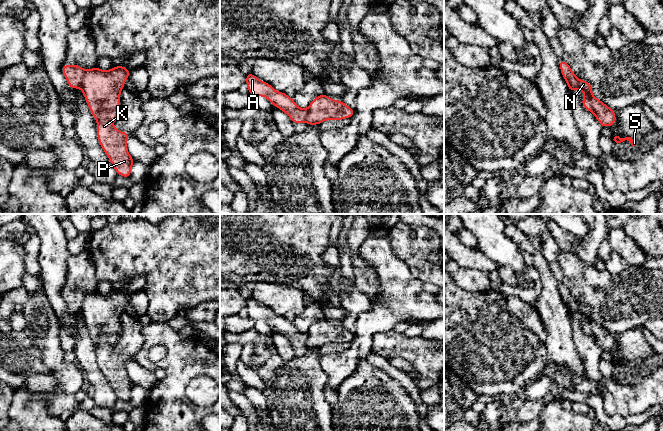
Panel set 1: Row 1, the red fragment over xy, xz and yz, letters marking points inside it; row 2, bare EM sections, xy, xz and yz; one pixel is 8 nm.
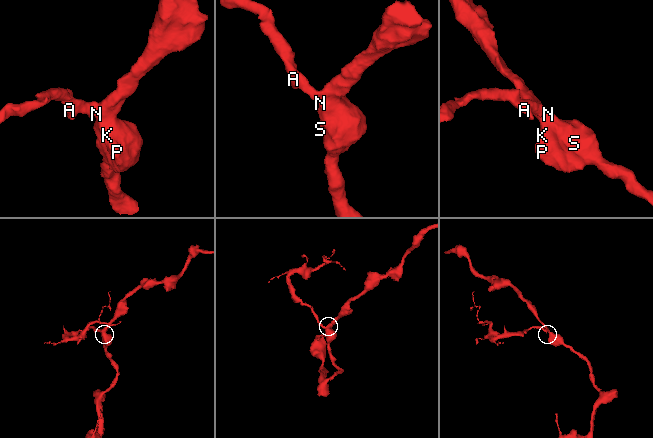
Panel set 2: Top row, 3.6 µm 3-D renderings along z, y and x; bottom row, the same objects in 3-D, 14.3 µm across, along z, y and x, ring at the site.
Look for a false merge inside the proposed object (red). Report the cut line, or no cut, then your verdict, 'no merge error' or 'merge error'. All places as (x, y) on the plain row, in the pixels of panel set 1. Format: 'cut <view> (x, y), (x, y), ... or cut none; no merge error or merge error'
cut xy (85, 295), (80, 310); merge error

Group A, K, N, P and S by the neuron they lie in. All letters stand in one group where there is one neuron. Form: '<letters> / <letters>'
A / K N P S

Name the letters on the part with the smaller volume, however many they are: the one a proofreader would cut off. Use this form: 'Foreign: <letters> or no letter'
Foreign: A

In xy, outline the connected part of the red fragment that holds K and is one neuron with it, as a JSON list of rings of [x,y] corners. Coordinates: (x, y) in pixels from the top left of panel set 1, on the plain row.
[[[115,290],[107,295],[94,291],[85,295],[81,306],[81,315],[91,338],[97,345],[100,370],[117,398],[125,402],[130,401],[135,386],[126,370],[131,358],[119,355],[113,346],[118,340],[120,317],[130,296],[124,290]]]

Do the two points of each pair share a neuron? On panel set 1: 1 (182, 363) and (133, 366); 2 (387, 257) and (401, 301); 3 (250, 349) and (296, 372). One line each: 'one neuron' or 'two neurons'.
1: two neurons
2: one neuron
3: two neurons

